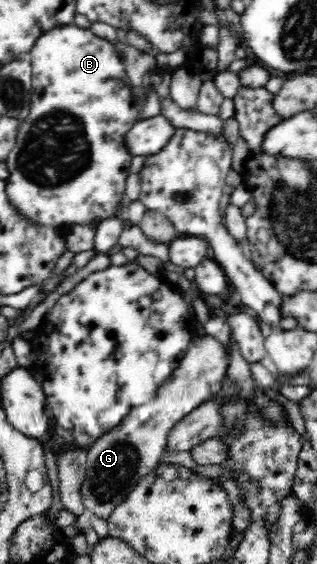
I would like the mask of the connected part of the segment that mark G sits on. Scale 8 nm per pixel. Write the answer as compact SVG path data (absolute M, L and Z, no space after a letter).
M198 336L196 341L150 401L130 408L118 425L87 445L86 469L79 485L79 496L84 509L94 513L99 521L105 520L116 509L142 476L158 467L164 457L170 429L212 393L229 386L226 370L231 358L226 356L224 348L212 336Z

